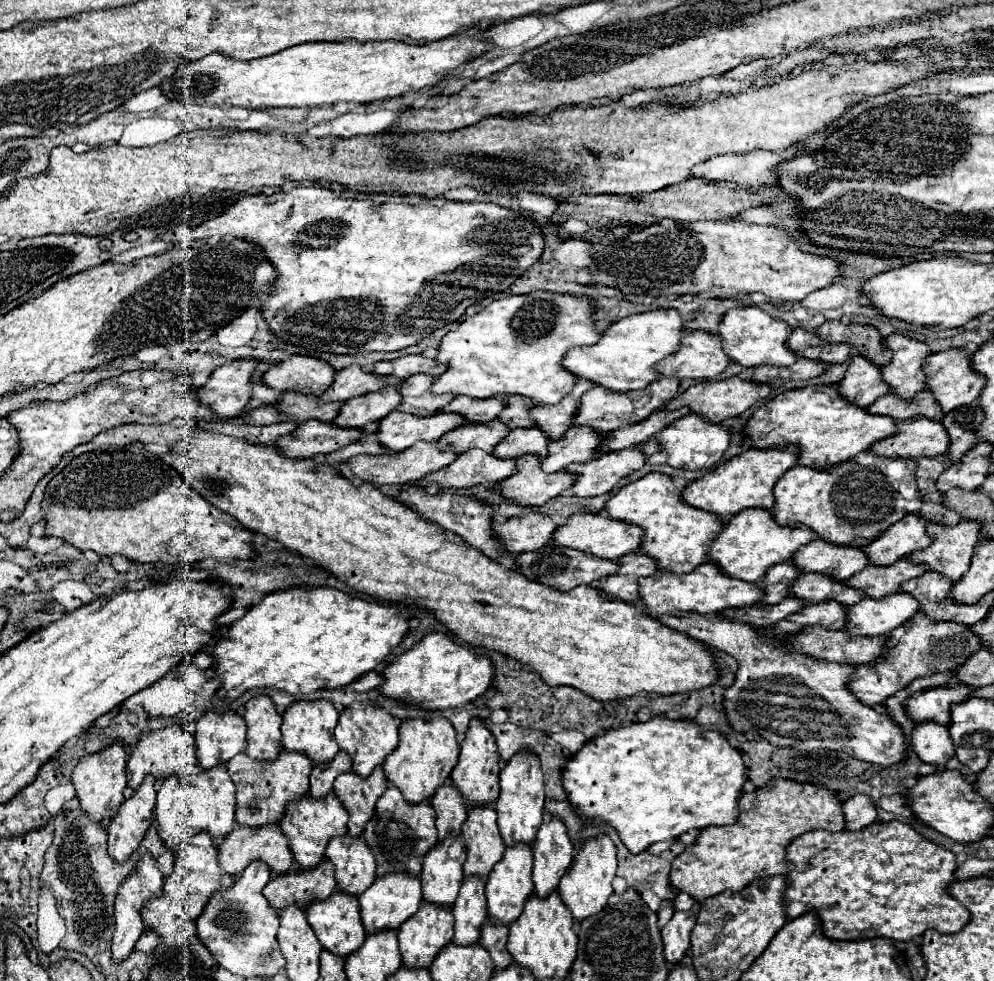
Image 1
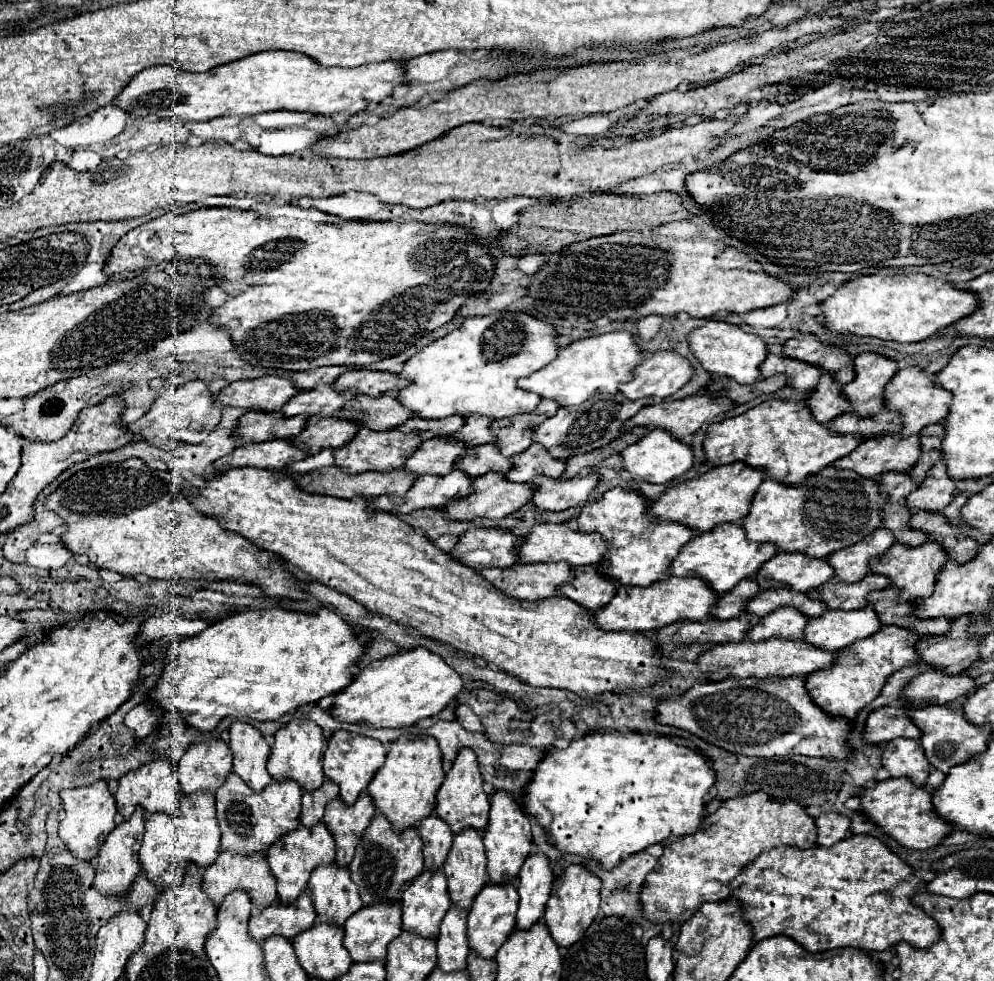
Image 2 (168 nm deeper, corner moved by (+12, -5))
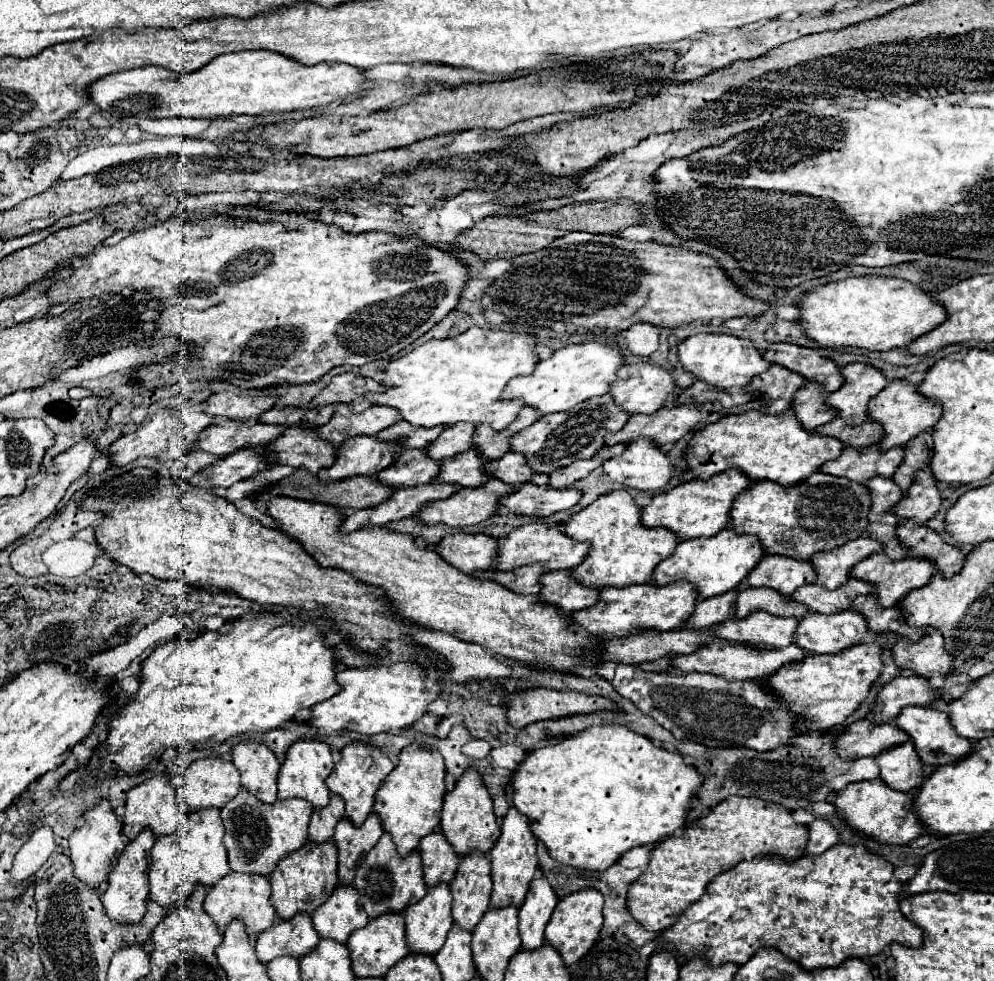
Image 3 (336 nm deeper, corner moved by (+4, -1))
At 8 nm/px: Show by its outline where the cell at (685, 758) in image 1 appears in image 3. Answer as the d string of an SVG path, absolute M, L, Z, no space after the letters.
M601 725L565 737L563 743L529 751L511 775L513 807L529 819L531 833L545 843L551 859L587 871L609 869L625 851L659 843L685 825L687 803L695 797L703 777L683 765L679 753L657 749L647 737L619 725Z

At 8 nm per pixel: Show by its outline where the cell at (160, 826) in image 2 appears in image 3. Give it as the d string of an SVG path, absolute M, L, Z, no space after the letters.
M203 809L189 813L187 825L167 837L157 837L151 849L151 871L149 871L149 899L165 909L181 905L197 885L213 887L223 875L229 873L227 851L223 847L223 821L219 809Z

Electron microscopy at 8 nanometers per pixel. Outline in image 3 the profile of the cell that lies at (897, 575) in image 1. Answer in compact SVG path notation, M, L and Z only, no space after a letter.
M849 579L845 585L829 591L817 583L811 585L803 585L799 587L795 593L791 593L787 599L801 603L807 607L807 611L815 611L815 613L839 613L845 611L851 601L857 595L867 595L873 591L873 585L867 585L867 581L857 581L857 579Z

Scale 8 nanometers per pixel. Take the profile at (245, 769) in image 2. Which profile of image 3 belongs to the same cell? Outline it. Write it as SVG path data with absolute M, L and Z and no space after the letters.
M239 743L233 749L233 763L241 775L241 787L259 801L273 805L277 801L277 757L261 743Z

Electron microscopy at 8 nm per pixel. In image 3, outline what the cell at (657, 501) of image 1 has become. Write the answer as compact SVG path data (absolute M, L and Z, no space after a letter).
M627 491L601 495L595 503L581 509L571 521L561 525L561 531L573 541L587 541L589 553L573 571L571 577L585 587L625 587L649 583L659 561L667 559L677 545L675 533L667 529L647 529L641 525L641 509Z

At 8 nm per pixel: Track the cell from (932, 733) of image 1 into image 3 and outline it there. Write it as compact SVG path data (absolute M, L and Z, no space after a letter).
M911 741L887 749L875 757L879 767L879 777L891 789L897 791L913 791L923 783L923 763L915 753Z

